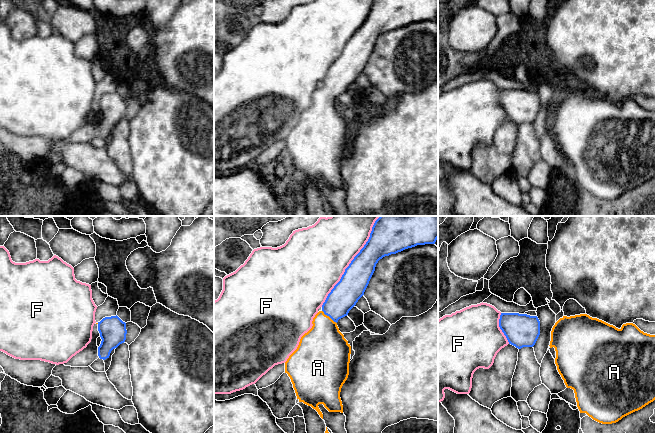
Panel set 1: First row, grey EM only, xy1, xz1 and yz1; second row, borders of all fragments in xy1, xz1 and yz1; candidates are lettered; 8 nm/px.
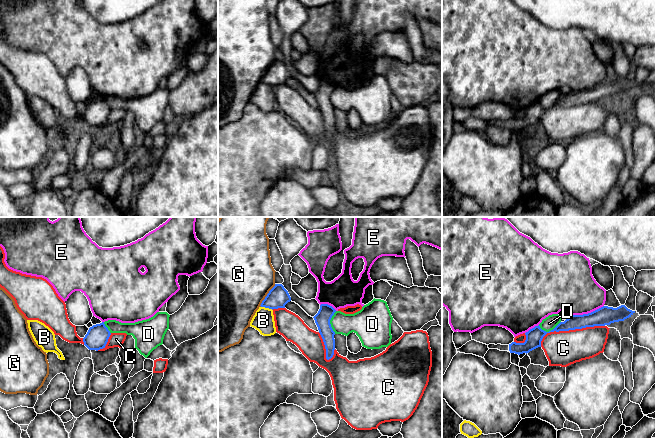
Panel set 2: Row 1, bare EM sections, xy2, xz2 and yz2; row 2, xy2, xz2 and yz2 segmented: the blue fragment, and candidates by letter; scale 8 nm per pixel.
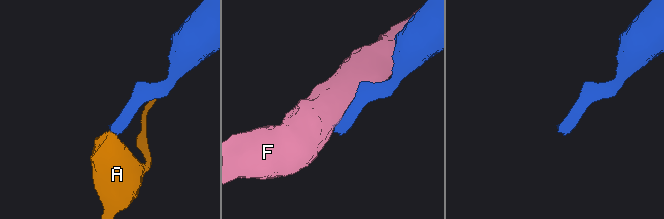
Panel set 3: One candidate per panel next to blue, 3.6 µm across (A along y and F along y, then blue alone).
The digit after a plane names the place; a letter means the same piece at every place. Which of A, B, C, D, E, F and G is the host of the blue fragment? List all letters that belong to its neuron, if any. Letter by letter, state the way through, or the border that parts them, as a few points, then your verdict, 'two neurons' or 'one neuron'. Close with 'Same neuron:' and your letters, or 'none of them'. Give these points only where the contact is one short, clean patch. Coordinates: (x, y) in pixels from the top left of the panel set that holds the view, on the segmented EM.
A: runs through xz1 (343, 297), (329, 316), (325, 321), (323, 346); one neuron
B: border along xz2 (261, 306), (272, 310); two neurons
C: two neurons
D: border along yz2 (560, 321), (548, 331), (544, 331), (538, 325); two neurons
E: two neurons
F: two neurons
G: border along xz2 (275, 284), (260, 306); two neurons
Same neuron: A

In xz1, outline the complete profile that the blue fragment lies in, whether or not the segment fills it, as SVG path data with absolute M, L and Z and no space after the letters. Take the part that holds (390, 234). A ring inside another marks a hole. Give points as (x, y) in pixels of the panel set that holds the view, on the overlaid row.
M380 216L368 241L328 294L322 310L313 318L312 328L301 337L297 349L285 362L285 373L291 379L297 399L315 409L322 419L319 404L323 404L329 412L343 413L340 392L349 375L351 346L339 331L338 320L347 316L364 295L380 259L417 245L435 244L437 239L438 216Z

